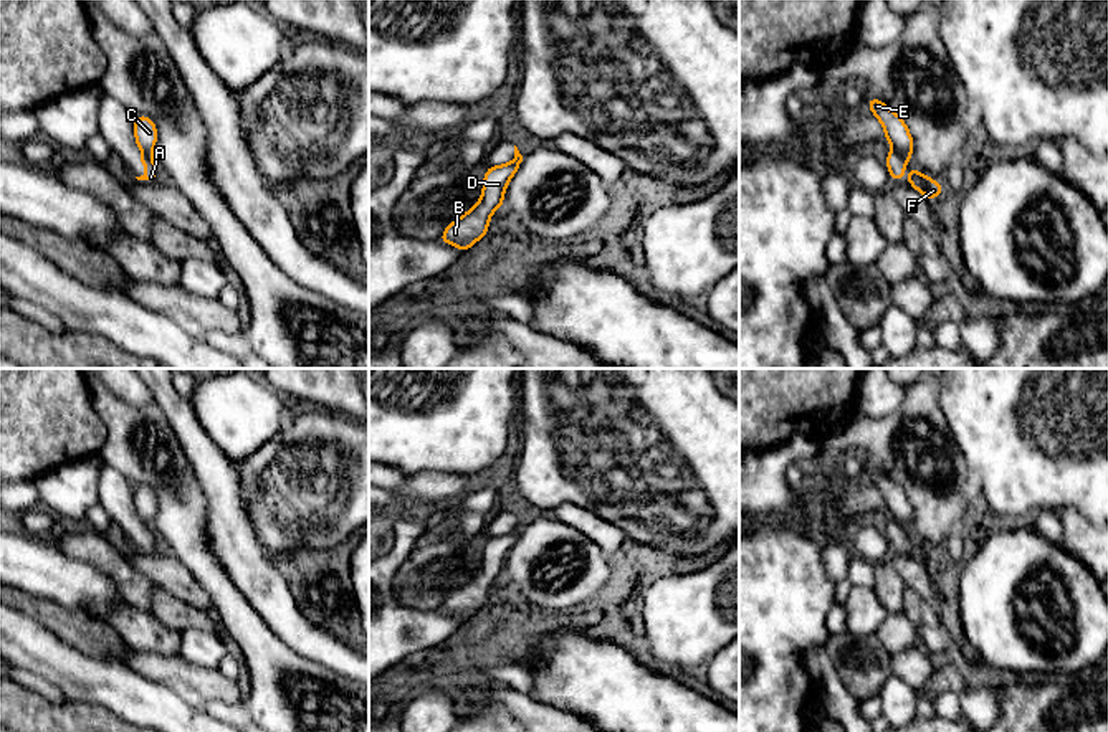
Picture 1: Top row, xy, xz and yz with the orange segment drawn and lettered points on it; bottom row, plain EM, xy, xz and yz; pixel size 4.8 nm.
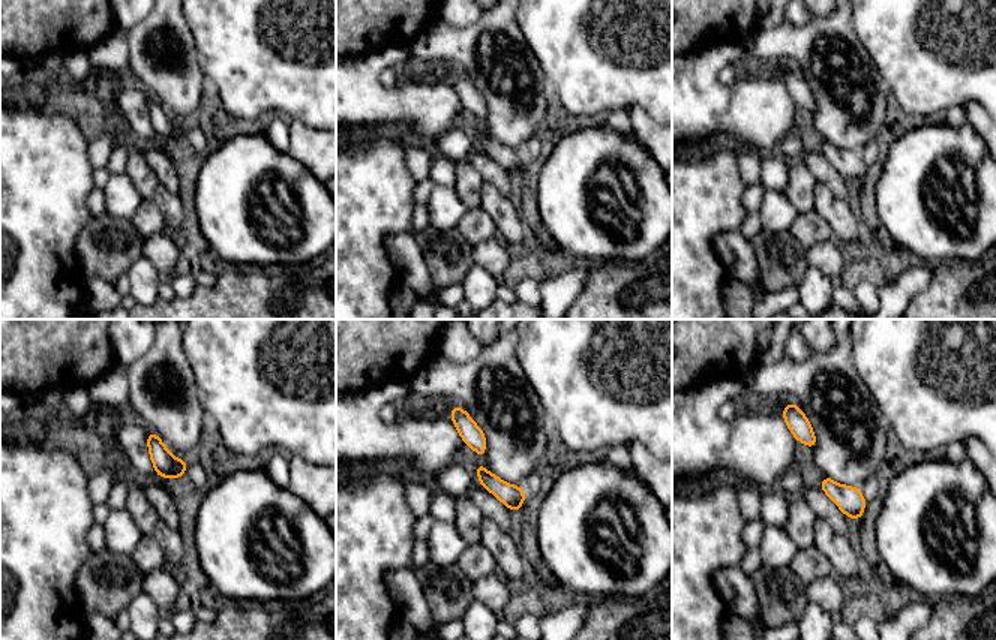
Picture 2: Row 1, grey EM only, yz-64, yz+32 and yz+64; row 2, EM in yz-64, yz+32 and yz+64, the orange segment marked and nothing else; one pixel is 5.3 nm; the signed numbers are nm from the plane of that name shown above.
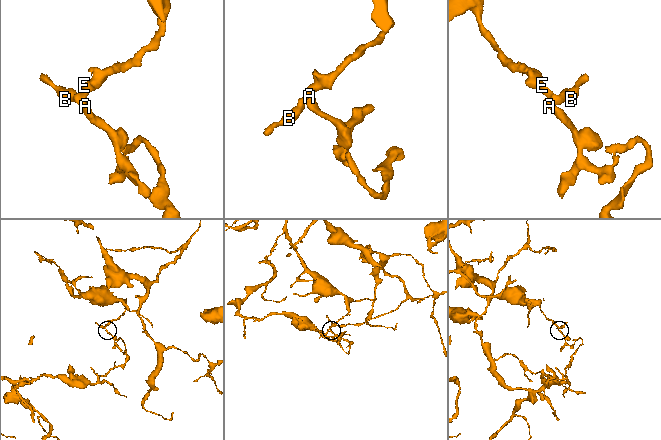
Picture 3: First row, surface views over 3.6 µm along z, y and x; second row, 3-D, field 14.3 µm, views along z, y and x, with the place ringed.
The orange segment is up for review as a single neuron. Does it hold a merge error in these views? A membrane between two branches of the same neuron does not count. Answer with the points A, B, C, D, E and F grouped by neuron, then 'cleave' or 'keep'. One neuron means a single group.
A F / B C D E; cleave

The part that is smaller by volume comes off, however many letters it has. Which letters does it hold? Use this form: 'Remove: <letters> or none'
Remove: A, F

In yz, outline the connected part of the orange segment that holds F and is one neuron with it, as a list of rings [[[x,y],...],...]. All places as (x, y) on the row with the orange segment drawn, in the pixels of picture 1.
[[[911,167],[910,172],[911,172],[911,178],[906,183],[916,188],[924,197],[928,197],[931,202],[943,193],[944,188],[939,182],[923,175],[915,167]]]

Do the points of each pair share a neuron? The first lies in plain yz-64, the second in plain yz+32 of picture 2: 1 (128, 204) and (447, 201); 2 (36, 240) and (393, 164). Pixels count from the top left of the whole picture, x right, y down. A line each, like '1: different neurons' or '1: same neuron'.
1: same neuron
2: same neuron

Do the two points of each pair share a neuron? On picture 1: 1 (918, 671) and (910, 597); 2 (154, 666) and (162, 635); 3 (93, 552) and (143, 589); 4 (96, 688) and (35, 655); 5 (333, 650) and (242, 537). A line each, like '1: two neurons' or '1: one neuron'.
1: one neuron
2: one neuron
3: one neuron
4: one neuron
5: one neuron

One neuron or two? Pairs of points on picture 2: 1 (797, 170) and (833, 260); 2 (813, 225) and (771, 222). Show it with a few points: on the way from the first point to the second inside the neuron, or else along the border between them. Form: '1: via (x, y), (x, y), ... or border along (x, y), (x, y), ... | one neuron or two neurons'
1: via (804, 192), (816, 204), (816, 237) | one neuron
2: border along (782, 189), (798, 212), (789, 230) | two neurons

